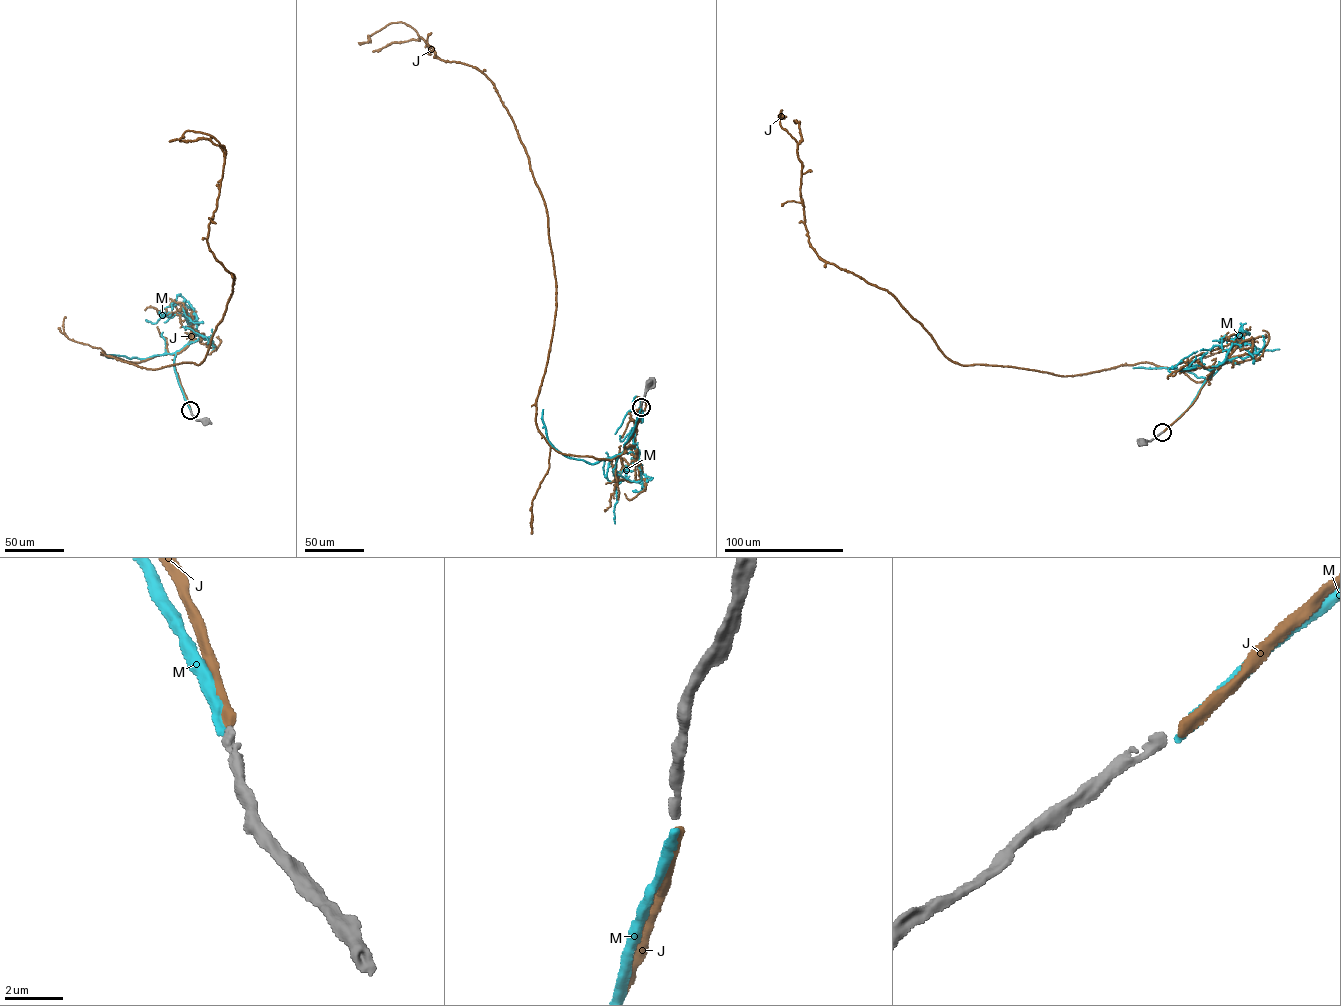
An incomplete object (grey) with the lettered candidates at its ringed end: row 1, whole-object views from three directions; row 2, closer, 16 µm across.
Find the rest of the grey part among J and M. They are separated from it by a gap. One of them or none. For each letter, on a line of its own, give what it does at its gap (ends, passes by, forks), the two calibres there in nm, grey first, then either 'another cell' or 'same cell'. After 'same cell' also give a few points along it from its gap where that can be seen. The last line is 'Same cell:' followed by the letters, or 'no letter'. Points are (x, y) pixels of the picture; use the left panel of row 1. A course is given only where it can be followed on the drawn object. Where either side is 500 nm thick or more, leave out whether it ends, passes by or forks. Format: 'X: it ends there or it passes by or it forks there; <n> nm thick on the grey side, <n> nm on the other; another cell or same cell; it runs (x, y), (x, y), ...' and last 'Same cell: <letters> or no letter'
J: it ends there; 360 nm thick on the grey side, 360 nm on the other; another cell
M: it ends there; 360 nm thick on the grey side, 240 nm on the other; same cell; it runs (190, 410), (174, 362), (177, 352), (193, 338), (196, 316), (186, 301), (162, 309), (160, 315), (169, 316)
Same cell: M

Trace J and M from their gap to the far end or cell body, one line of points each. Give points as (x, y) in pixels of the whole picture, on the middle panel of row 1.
J: (641, 408), (610, 459), (550, 445), (535, 419), (554, 270), (513, 120), (487, 77), (403, 22), (358, 42)
M: (641, 408), (623, 447), (636, 448), (639, 454), (619, 483), (607, 478), (610, 458), (606, 452)

